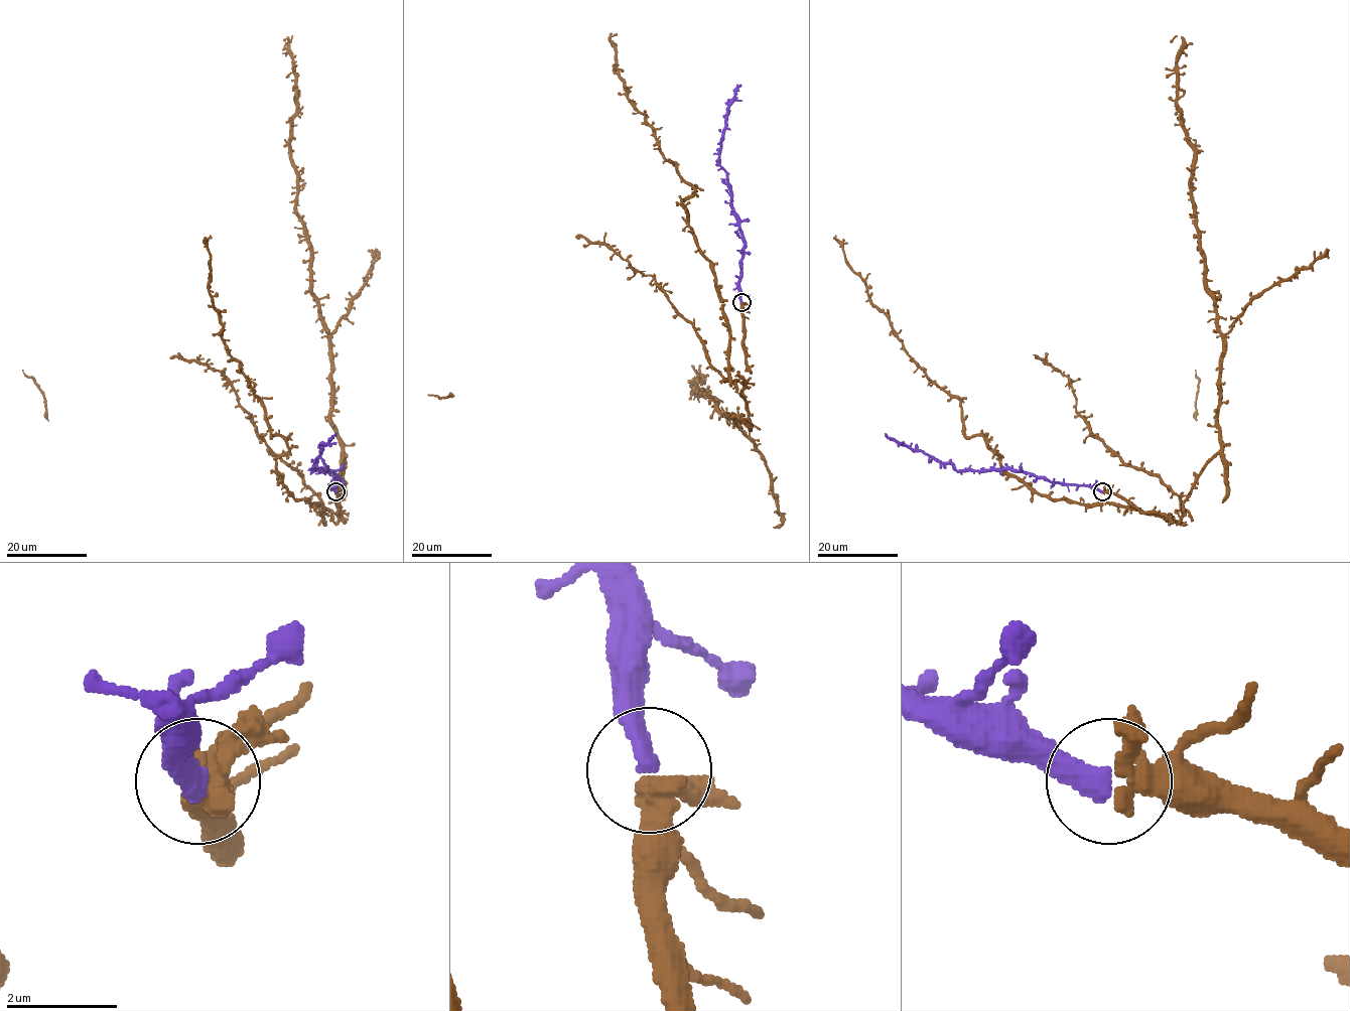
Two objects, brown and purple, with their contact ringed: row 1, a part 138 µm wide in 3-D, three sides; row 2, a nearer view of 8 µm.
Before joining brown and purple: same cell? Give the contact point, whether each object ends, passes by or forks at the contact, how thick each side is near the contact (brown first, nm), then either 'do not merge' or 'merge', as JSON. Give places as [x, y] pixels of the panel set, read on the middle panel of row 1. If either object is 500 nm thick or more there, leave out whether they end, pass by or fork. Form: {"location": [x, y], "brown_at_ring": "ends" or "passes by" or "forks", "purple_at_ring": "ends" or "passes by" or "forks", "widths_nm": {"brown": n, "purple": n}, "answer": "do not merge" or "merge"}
{"location": [741, 302], "brown_at_ring": "passes by", "purple_at_ring": "ends", "widths_nm": {"brown": 400, "purple": 400}, "answer": "merge"}

